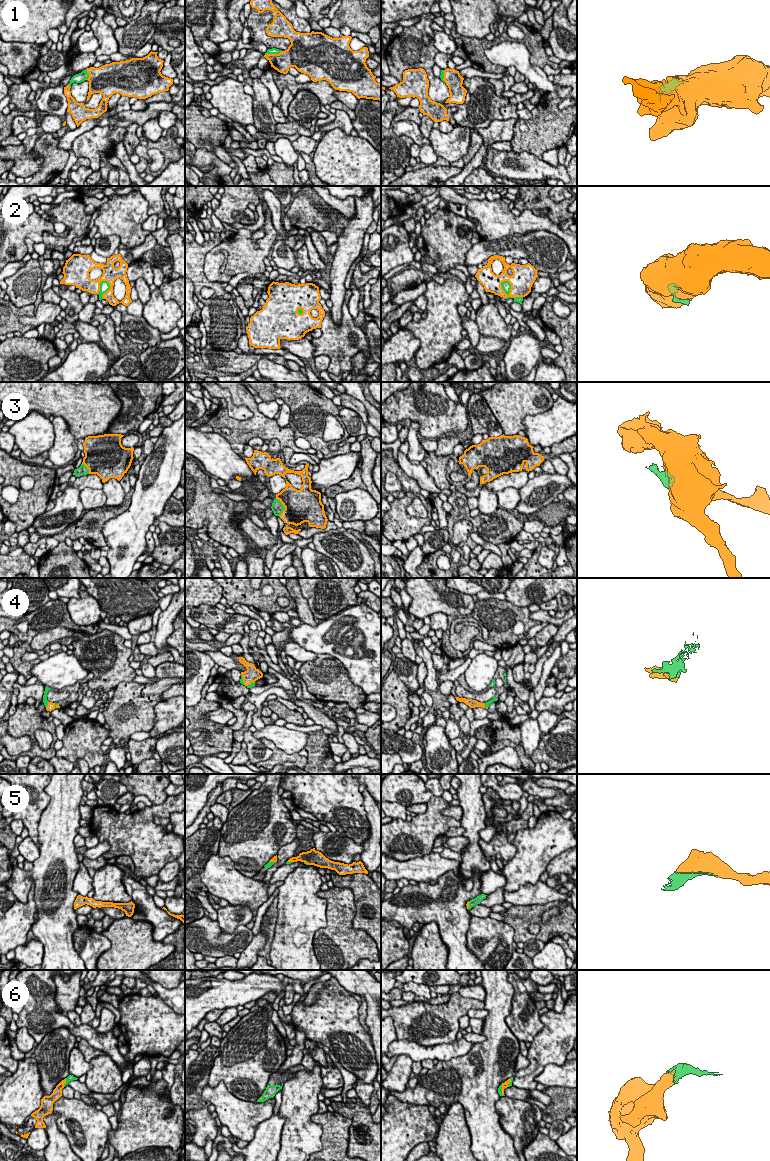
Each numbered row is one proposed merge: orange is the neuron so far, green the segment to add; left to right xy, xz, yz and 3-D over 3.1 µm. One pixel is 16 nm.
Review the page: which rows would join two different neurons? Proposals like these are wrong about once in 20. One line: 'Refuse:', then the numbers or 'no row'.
Refuse: no row

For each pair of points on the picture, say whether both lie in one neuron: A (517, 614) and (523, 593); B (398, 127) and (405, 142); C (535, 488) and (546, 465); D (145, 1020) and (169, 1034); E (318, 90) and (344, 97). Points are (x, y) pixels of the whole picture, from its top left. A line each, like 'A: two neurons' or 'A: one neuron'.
A: two neurons
B: two neurons
C: two neurons
D: one neuron
E: two neurons

